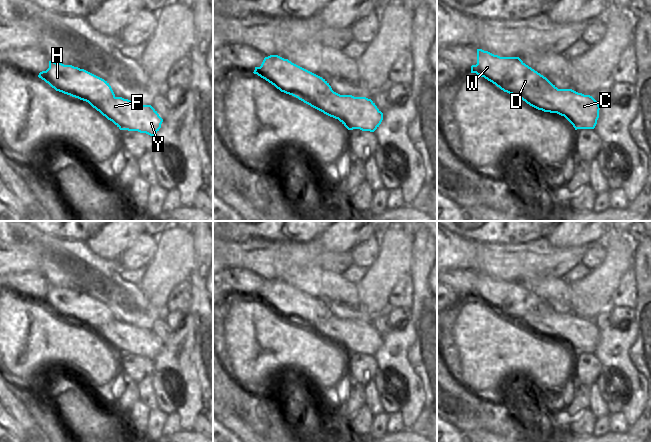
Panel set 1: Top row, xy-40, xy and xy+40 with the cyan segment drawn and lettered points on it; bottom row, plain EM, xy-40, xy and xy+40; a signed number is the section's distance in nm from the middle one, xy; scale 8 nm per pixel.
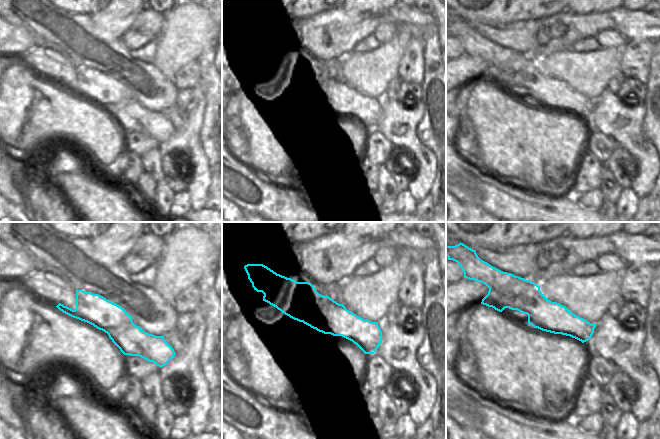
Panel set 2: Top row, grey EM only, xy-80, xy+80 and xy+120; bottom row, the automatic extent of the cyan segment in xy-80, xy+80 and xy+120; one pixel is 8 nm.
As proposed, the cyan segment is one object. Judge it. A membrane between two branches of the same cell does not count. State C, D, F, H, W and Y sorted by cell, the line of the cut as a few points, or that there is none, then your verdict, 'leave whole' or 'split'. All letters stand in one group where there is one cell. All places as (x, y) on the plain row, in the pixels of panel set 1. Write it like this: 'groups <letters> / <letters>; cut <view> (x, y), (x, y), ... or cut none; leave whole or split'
groups C F Y / D H W; cut xy (333, 315), (325, 320), (310, 320), (299, 315), (294, 320); split

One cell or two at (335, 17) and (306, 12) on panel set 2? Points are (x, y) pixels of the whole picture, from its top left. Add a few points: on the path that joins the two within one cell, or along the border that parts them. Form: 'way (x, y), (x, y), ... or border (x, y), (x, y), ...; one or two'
border (333, 10), (297, 22); two

